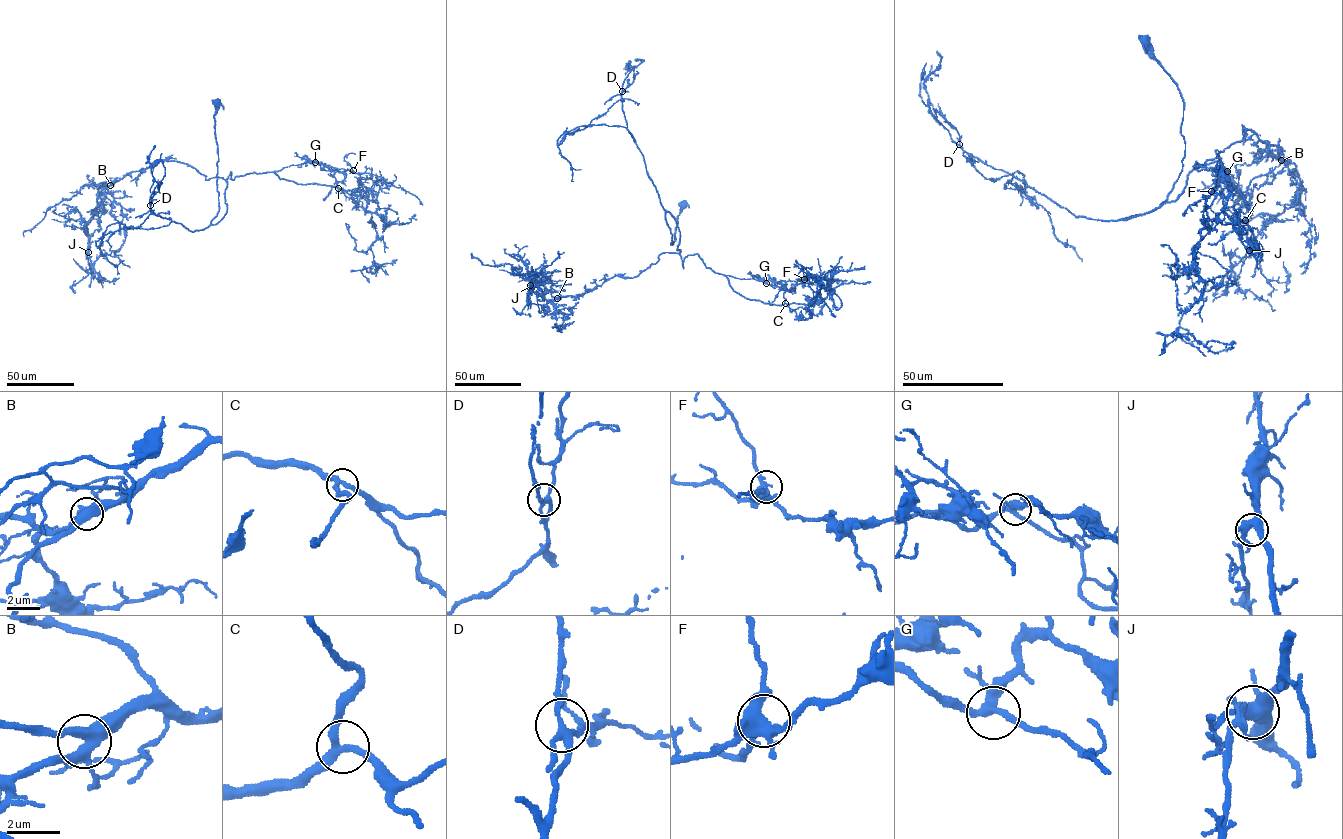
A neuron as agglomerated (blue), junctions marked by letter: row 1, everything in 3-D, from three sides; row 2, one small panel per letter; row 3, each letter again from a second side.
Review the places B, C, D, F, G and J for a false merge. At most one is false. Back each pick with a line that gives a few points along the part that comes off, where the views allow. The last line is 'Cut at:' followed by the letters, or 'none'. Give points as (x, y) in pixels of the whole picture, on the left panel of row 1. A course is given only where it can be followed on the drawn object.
Cut at: none

